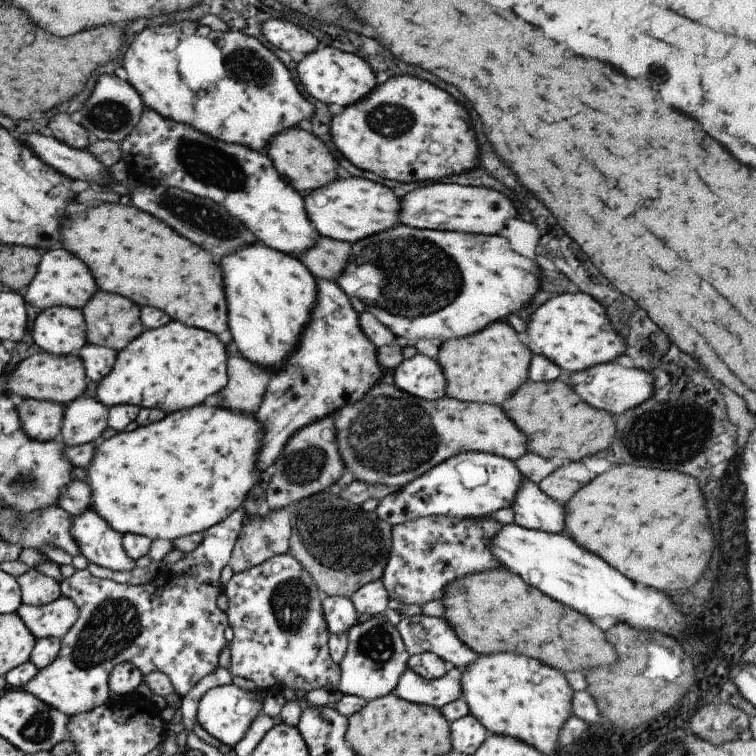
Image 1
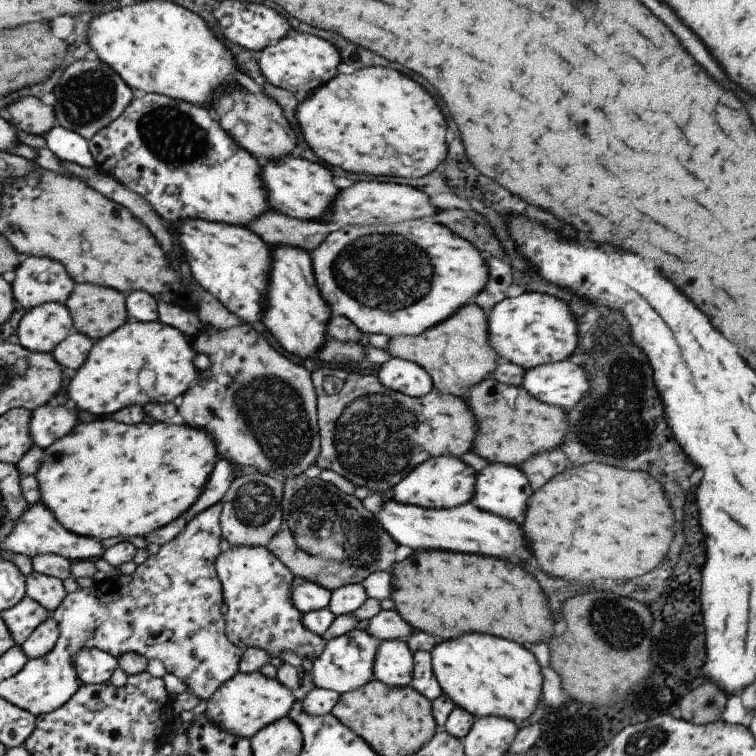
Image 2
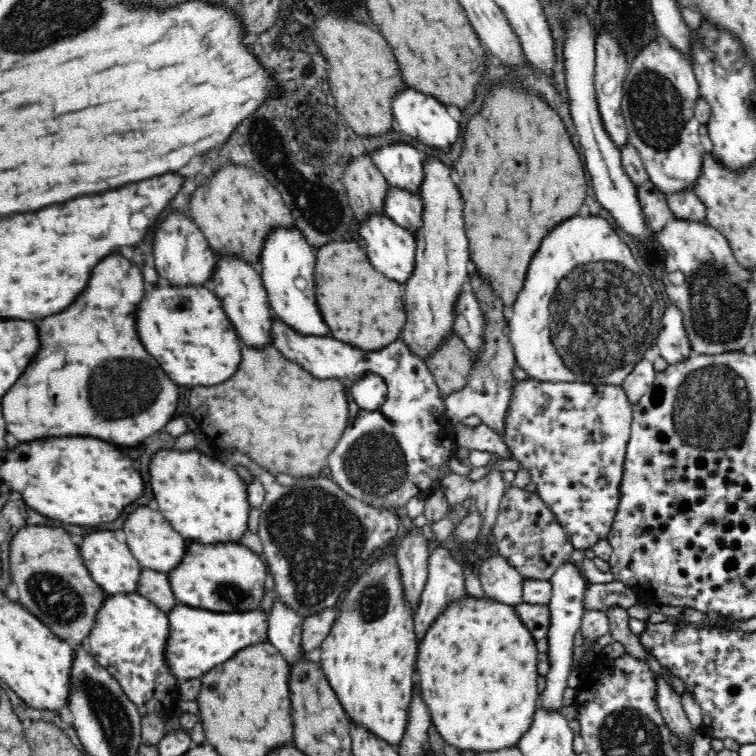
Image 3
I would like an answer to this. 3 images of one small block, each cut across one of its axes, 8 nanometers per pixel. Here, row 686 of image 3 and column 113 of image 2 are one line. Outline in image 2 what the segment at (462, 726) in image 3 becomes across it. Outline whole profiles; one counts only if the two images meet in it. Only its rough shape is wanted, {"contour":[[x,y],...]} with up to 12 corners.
{"contour":[[77,423],[40,502],[69,532],[145,537],[218,458],[186,424]]}

